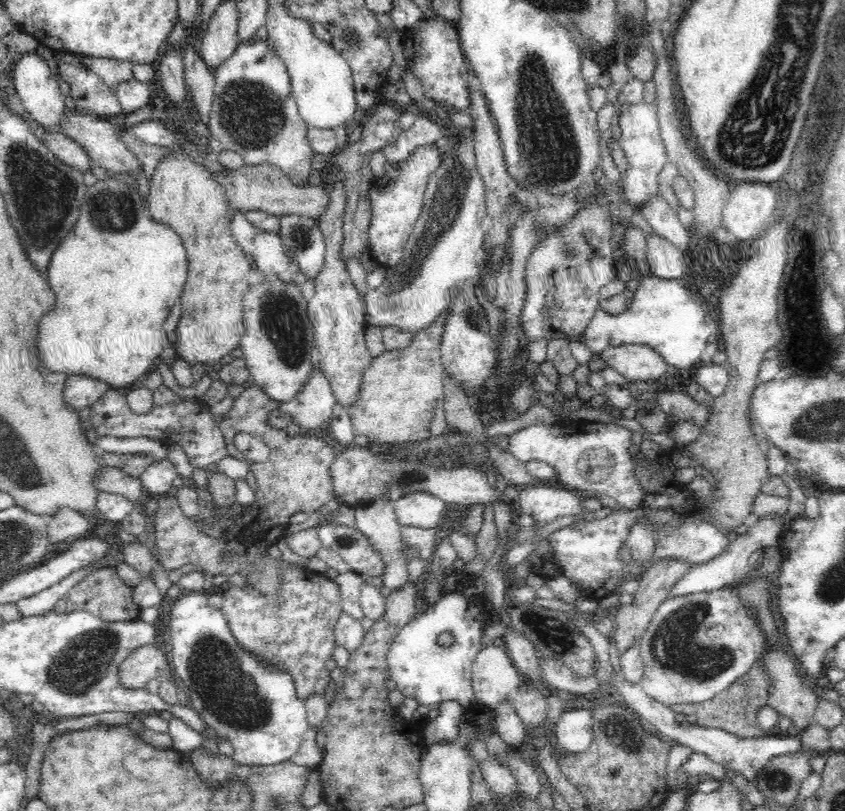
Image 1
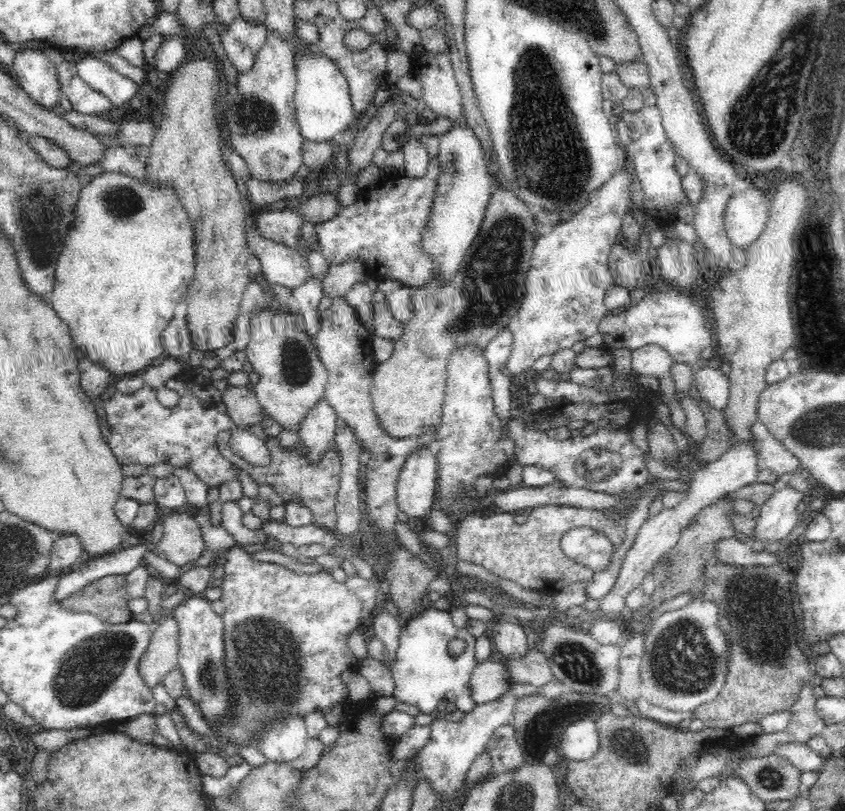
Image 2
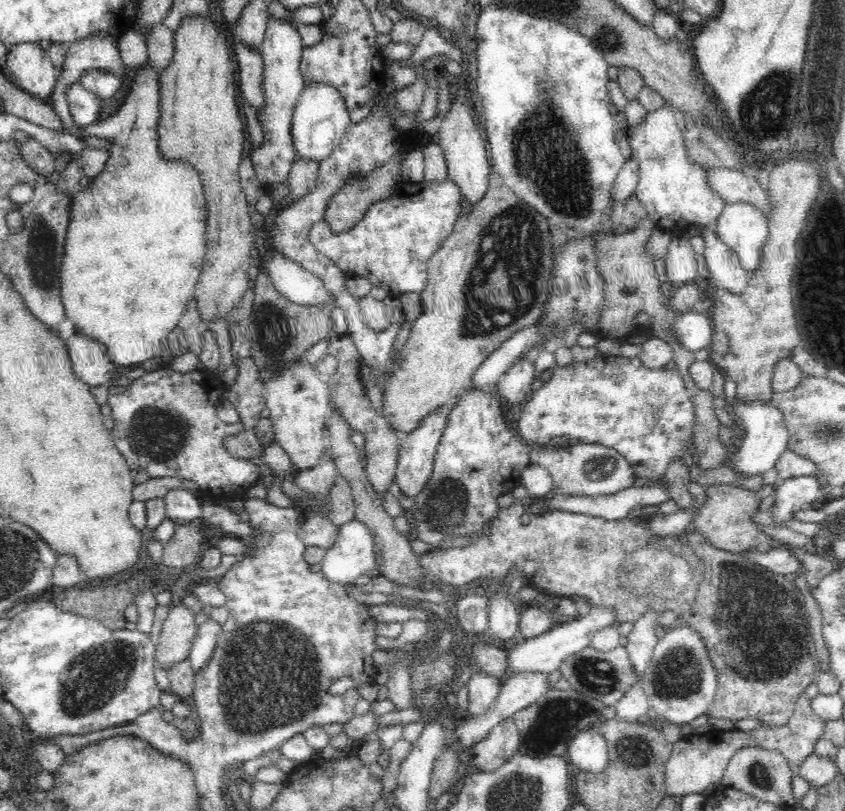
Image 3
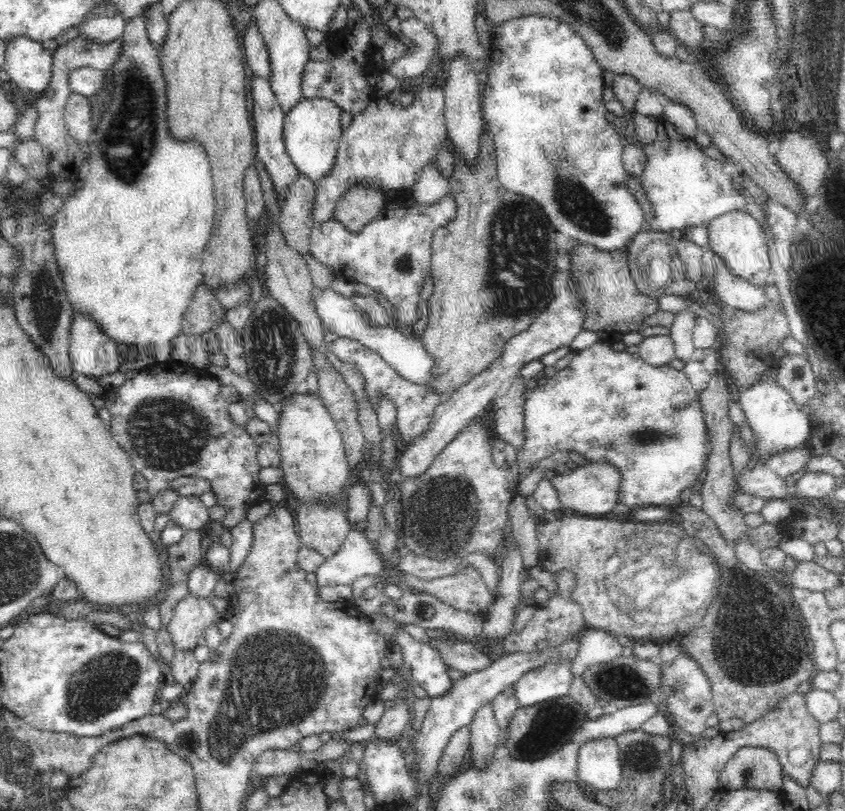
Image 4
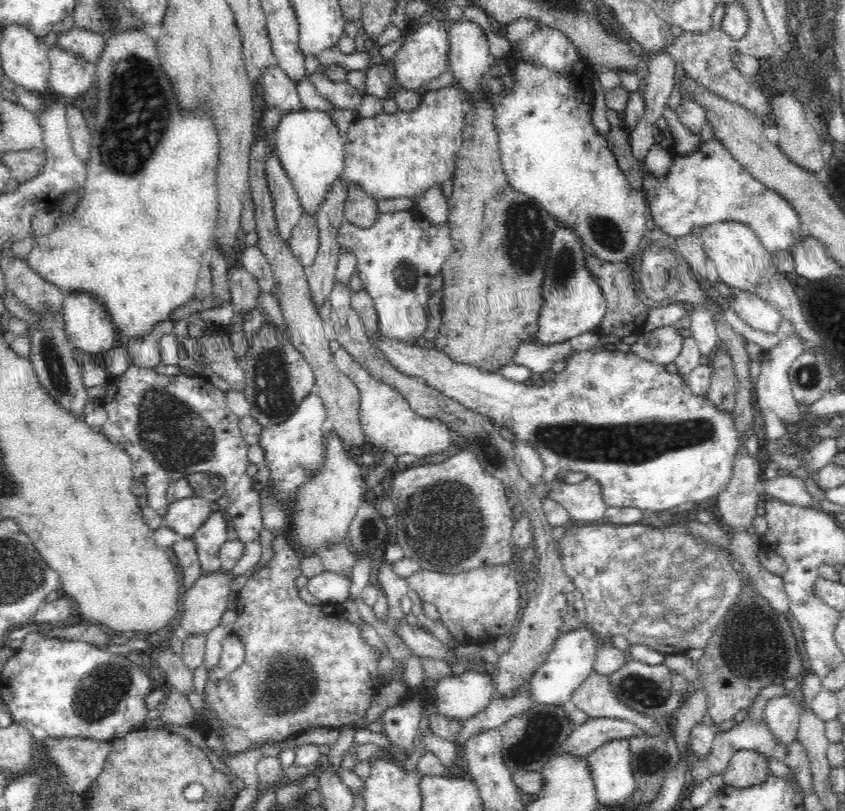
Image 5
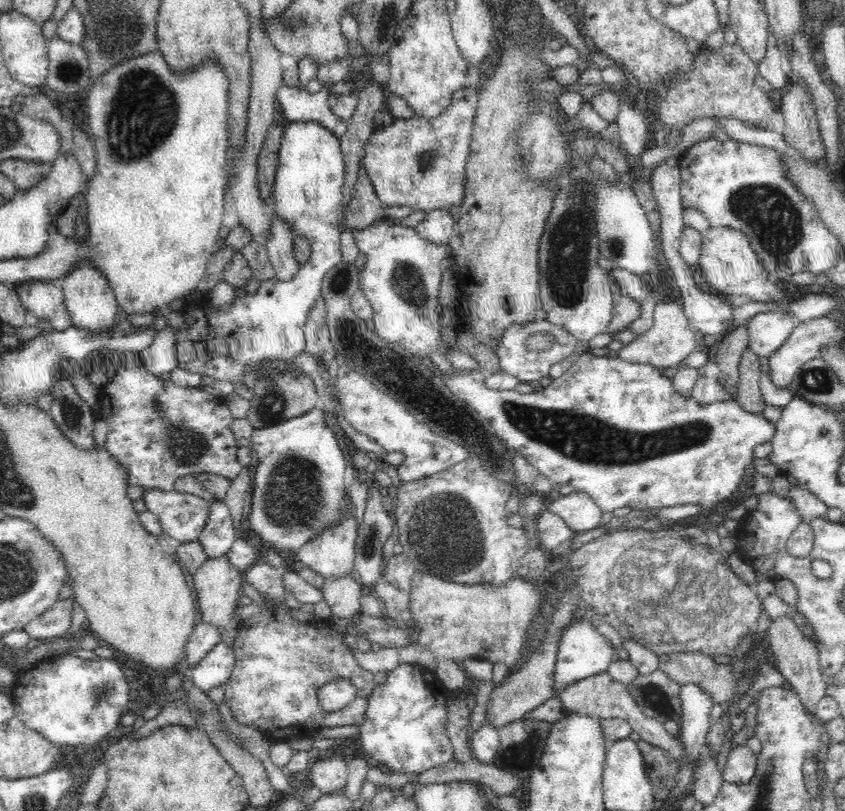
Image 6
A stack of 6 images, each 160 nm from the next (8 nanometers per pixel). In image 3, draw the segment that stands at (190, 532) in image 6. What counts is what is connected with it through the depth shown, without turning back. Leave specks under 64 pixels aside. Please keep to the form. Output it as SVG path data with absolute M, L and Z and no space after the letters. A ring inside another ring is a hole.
M172 488L164 494L167 519L176 523L189 524L202 517L202 505L191 491Z

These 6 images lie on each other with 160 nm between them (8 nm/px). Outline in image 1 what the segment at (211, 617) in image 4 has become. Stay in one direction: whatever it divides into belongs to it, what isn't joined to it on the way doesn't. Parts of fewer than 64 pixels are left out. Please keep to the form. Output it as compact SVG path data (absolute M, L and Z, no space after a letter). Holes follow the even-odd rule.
M155 642L134 650L118 668L120 681L126 688L145 688L150 680L161 680L168 672L166 652Z

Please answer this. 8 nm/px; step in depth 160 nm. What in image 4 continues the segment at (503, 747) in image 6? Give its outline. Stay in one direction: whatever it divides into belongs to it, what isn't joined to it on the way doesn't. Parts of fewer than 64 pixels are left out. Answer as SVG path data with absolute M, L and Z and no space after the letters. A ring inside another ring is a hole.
M570 695L552 698L542 704L534 704L529 707L519 706L509 723L510 726L508 726L504 753L512 759L534 761L547 756L549 753L559 751L566 742L570 742L574 732L578 732L584 726L582 722L587 721L587 711L588 708L580 706Z

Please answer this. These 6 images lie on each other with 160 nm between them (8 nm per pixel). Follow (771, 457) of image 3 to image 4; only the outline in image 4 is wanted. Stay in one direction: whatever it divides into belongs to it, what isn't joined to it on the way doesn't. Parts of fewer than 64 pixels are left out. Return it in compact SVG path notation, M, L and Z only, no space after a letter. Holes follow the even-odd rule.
M772 374L769 379L760 380L752 388L737 390L735 394L736 402L740 404L750 428L757 436L757 442L751 445L756 461L766 460L784 448L798 448L806 444L806 438L810 436L810 421L778 385L776 374Z

